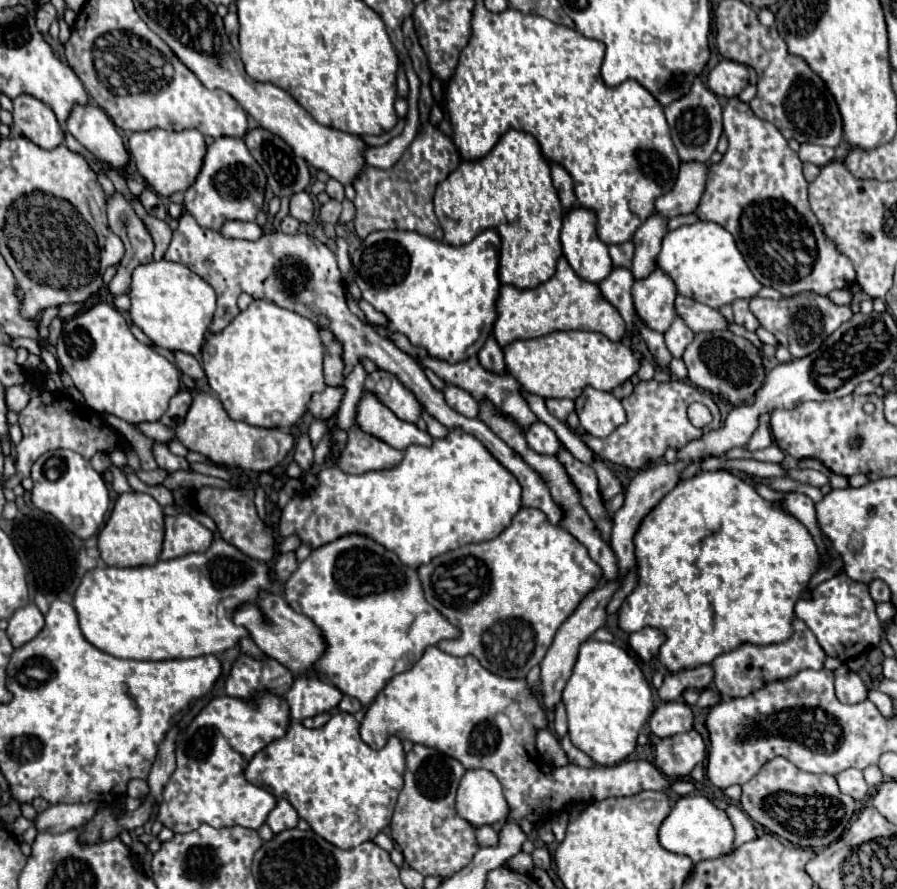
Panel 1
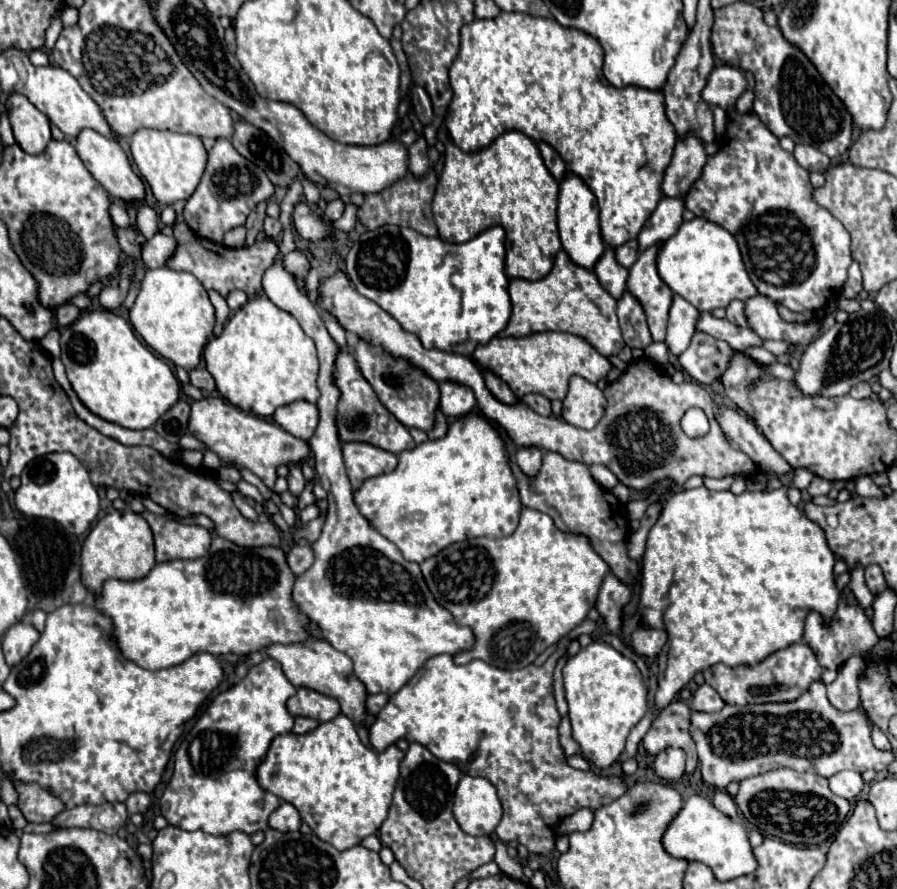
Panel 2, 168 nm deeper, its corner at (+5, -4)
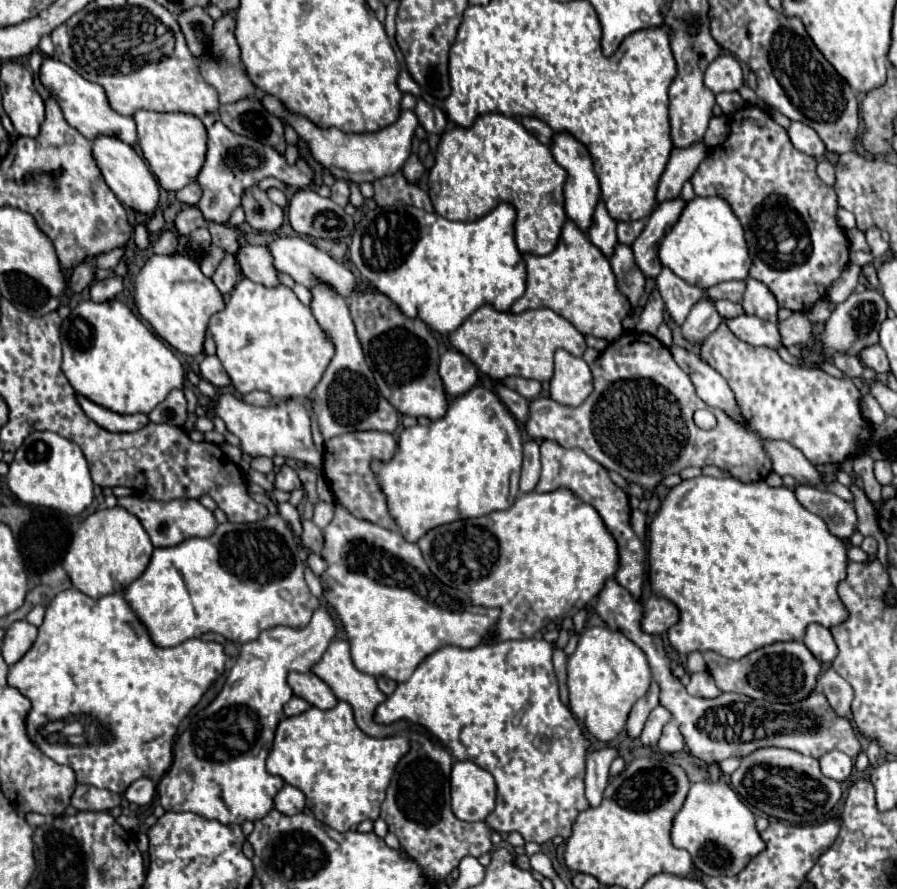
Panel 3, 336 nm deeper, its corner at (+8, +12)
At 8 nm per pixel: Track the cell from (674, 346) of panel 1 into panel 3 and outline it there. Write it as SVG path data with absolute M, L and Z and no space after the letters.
M662 268L662 272L656 276L656 284L666 304L666 310L676 320L676 324L682 324L686 320L690 308L704 294L702 288L686 284L686 280L678 278L670 268Z

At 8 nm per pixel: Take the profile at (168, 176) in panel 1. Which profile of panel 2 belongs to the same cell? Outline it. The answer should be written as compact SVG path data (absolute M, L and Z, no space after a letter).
M141 128L131 138L131 154L139 168L139 174L147 180L153 190L153 196L161 204L173 204L177 200L187 200L205 170L207 152L201 144L199 136L193 134L179 134L179 132L163 132L163 130L149 130Z

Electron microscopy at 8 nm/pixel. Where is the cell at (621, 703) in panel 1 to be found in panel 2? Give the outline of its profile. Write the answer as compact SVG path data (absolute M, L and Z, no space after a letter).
M591 642L587 648L581 648L579 654L575 654L567 660L567 664L563 668L563 680L565 680L565 698L569 704L571 730L573 730L573 738L581 746L581 756L597 770L609 768L623 754L625 740L627 740L631 728L647 712L647 686L643 682L641 672L629 658L621 656L609 644Z

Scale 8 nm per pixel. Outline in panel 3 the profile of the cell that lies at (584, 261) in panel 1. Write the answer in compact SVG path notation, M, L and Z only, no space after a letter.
M556 132L552 136L550 150L554 154L554 160L568 172L566 186L564 186L566 214L568 214L570 220L574 220L578 224L580 230L586 232L590 228L590 224L592 224L592 214L594 214L594 208L596 208L596 204L600 200L600 186L598 186L598 178L594 174L594 164L592 164L590 152L582 142L572 138L572 134L568 134L568 132Z

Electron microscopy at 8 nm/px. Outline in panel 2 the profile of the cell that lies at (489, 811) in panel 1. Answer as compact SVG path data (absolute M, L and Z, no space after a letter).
M463 776L459 780L453 816L471 836L491 836L501 820L501 802L495 786L485 778Z

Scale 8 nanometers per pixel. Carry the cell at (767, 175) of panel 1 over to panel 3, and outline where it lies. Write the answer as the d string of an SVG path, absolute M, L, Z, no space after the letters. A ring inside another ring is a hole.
M744 106L738 112L734 112L730 128L732 130L726 142L716 148L710 148L704 162L690 178L694 192L696 196L720 196L728 200L746 232L746 242L752 258L752 268L748 276L764 282L768 290L774 294L780 308L788 308L792 312L808 312L814 306L814 302L826 296L830 284L842 274L842 270L848 264L850 242L836 220L836 192L822 184L822 180L818 180L818 162L812 156L798 152L790 144L786 130L778 126L768 112L760 110L758 106ZM788 236L796 238L798 246L792 254L780 254L776 250L776 244L780 240L786 240Z

